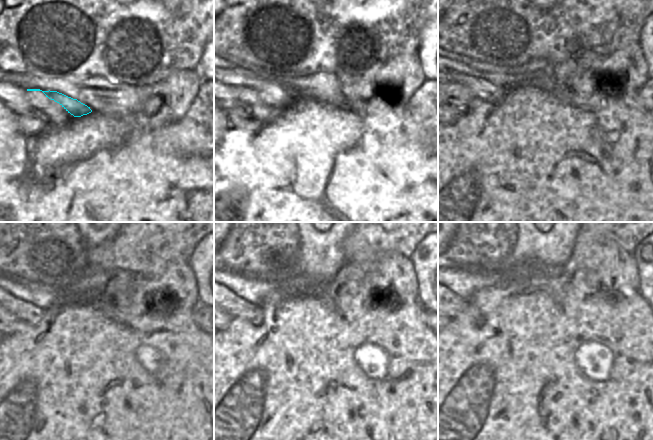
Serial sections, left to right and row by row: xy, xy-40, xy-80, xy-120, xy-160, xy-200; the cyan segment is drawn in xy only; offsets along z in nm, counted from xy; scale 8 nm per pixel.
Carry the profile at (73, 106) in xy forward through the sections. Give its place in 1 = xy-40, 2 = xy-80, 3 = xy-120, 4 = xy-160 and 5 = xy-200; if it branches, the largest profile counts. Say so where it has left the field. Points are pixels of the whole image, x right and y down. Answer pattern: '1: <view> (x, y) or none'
1: xy-40 (270, 92)
2: xy-80 (483, 90)
3: xy-120 (24, 311)
4: xy-160 (235, 306)
5: xy-200 (458, 304)

